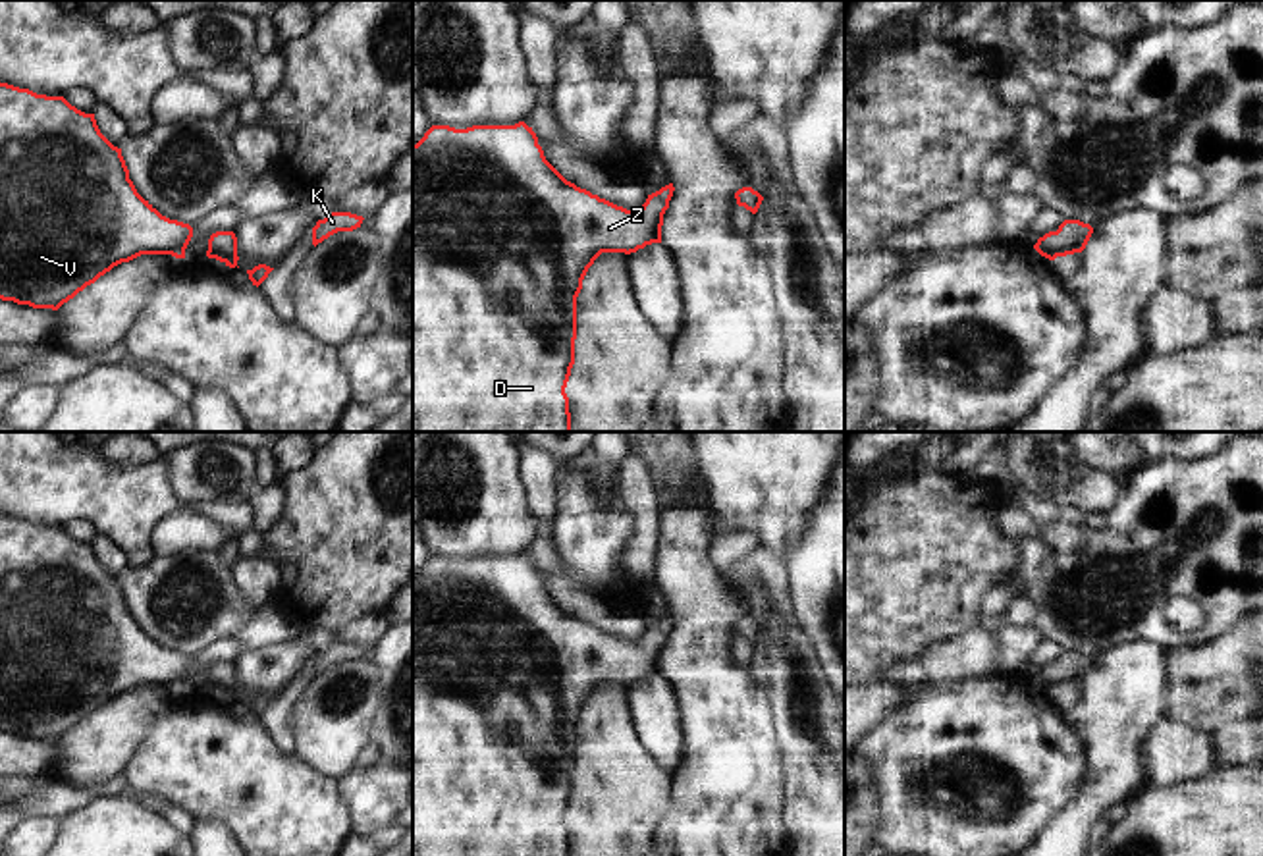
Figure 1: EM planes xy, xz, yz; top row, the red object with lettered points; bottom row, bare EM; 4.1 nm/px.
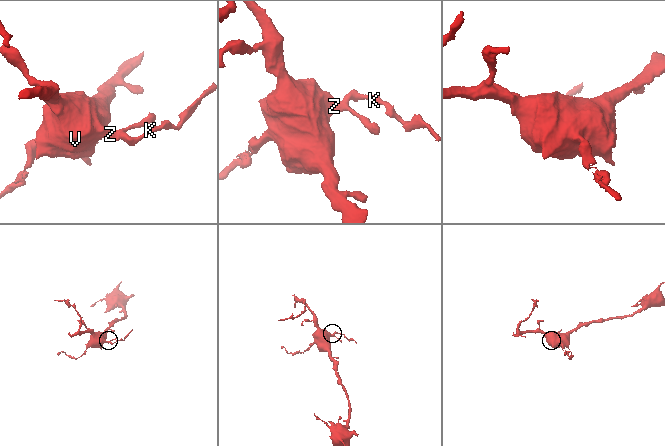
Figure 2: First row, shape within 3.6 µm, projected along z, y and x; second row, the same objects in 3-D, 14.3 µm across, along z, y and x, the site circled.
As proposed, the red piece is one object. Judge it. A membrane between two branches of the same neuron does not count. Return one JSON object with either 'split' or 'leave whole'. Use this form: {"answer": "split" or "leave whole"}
{"answer": "leave whole"}

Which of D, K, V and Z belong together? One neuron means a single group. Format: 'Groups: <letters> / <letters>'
Groups: D K V Z

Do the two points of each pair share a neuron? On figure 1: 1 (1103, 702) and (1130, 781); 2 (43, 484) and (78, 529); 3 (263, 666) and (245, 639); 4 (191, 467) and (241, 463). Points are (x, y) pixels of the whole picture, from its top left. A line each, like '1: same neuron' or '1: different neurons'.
1: same neuron
2: different neurons
3: different neurons
4: same neuron

